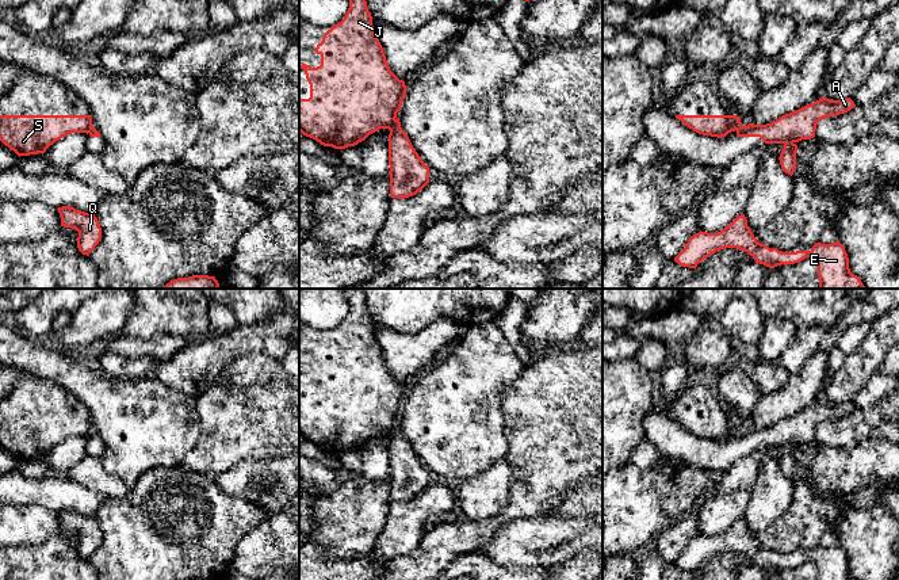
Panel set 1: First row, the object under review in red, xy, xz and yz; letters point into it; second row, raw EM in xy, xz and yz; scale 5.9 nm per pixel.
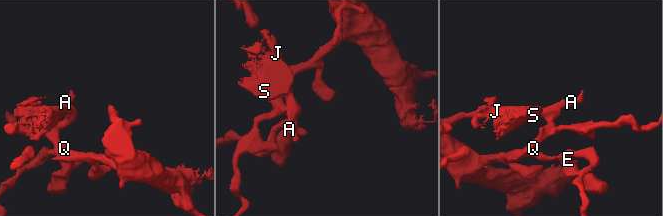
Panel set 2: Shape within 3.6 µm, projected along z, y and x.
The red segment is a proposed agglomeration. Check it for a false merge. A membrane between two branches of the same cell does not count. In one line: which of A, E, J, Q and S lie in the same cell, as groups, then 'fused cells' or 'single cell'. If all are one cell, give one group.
A E Q / J S; fused cells

